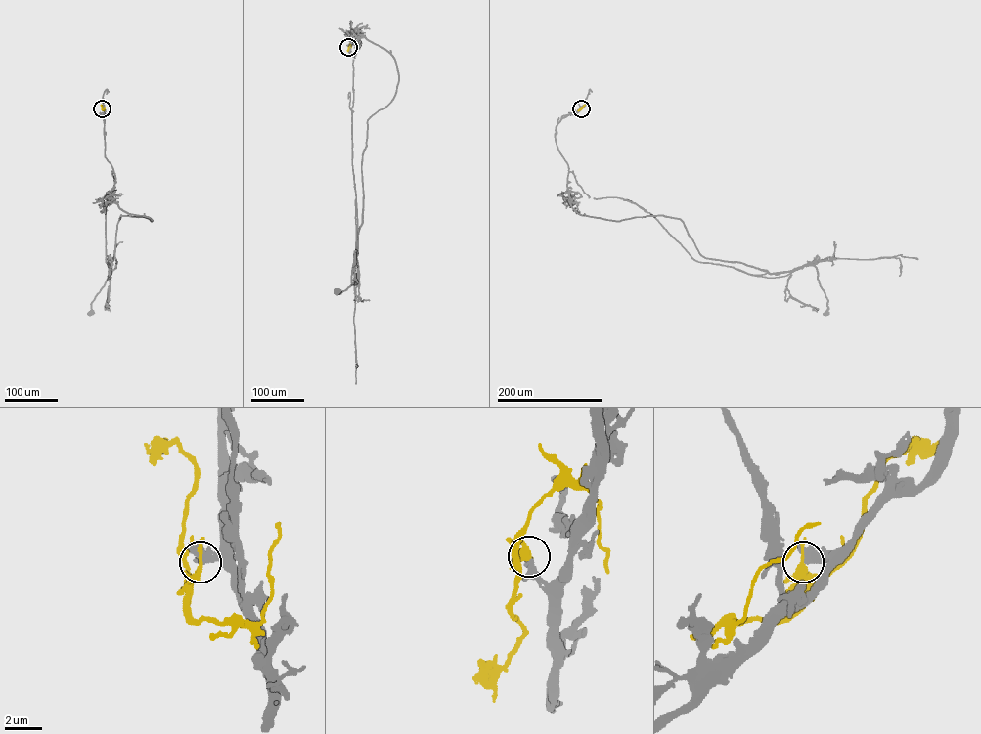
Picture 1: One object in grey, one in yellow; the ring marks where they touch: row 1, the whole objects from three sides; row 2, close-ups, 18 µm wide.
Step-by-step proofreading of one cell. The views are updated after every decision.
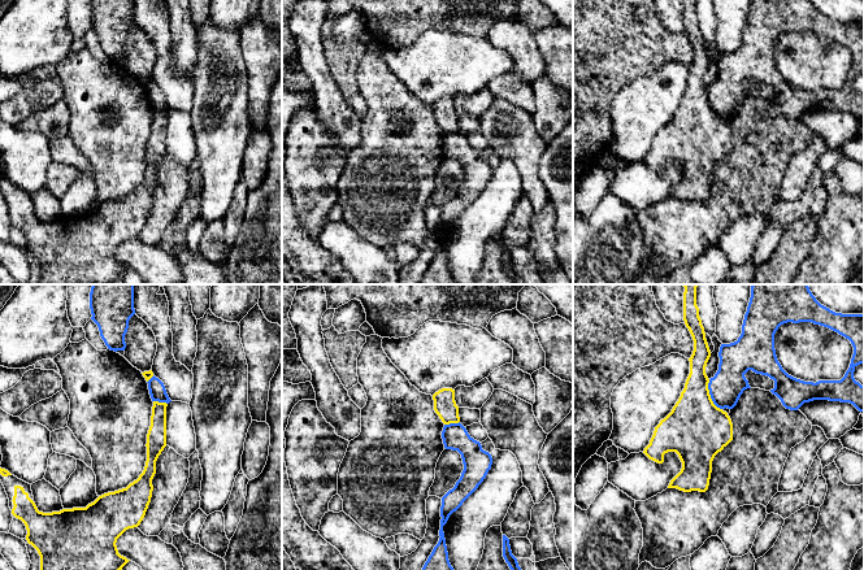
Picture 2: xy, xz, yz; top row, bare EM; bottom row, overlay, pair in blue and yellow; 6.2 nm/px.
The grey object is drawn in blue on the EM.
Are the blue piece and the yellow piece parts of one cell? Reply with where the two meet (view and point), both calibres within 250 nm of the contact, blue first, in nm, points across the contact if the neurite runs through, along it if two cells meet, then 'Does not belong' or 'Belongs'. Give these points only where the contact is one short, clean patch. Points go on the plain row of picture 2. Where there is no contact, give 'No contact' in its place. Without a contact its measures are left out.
Touches blue at yz (710, 103). Thickness 200 nm (blue) against 380 nm. Boundary: yz (708, 88), (710, 107), (721, 118). Does not belong

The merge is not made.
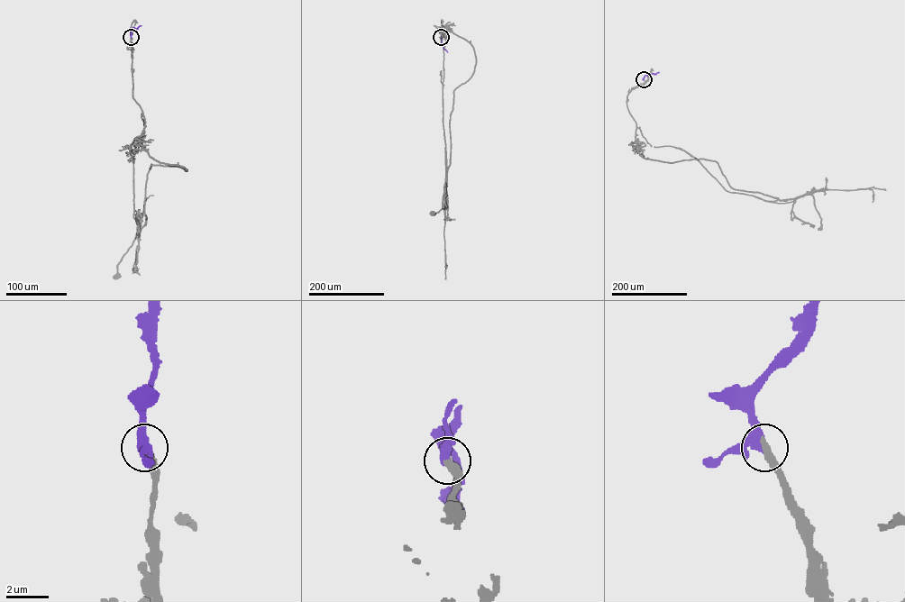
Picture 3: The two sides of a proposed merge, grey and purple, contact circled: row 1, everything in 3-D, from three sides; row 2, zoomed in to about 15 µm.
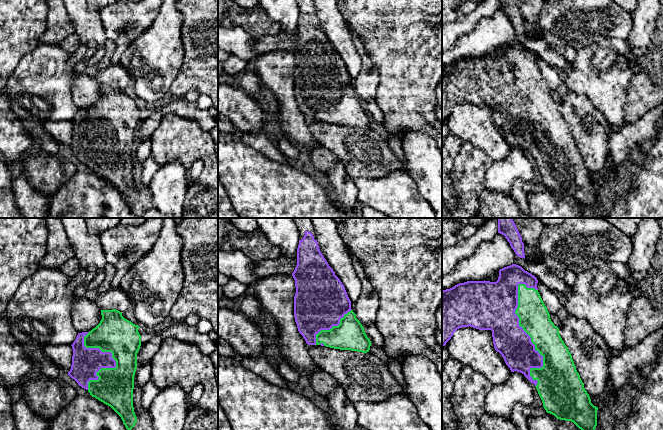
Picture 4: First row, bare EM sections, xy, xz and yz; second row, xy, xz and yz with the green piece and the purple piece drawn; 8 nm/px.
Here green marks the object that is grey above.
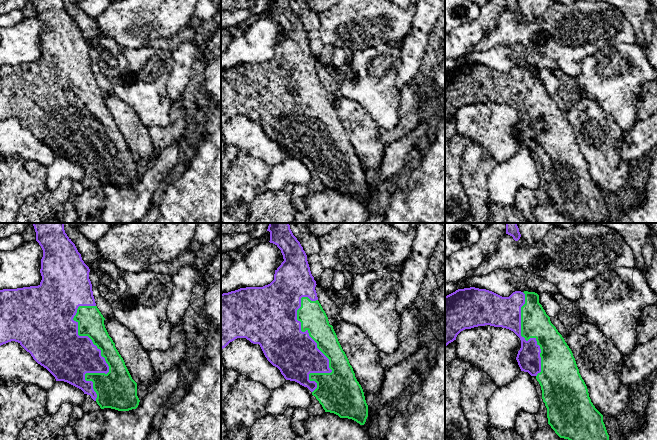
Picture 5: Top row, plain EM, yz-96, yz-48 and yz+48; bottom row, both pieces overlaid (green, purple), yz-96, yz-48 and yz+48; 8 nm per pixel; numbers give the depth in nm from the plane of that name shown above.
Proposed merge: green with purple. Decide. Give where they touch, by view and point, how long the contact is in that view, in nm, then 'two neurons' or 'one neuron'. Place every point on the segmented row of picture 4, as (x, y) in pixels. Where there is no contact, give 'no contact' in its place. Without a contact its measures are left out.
contact yz (531, 340); length 850 nm; one neuron

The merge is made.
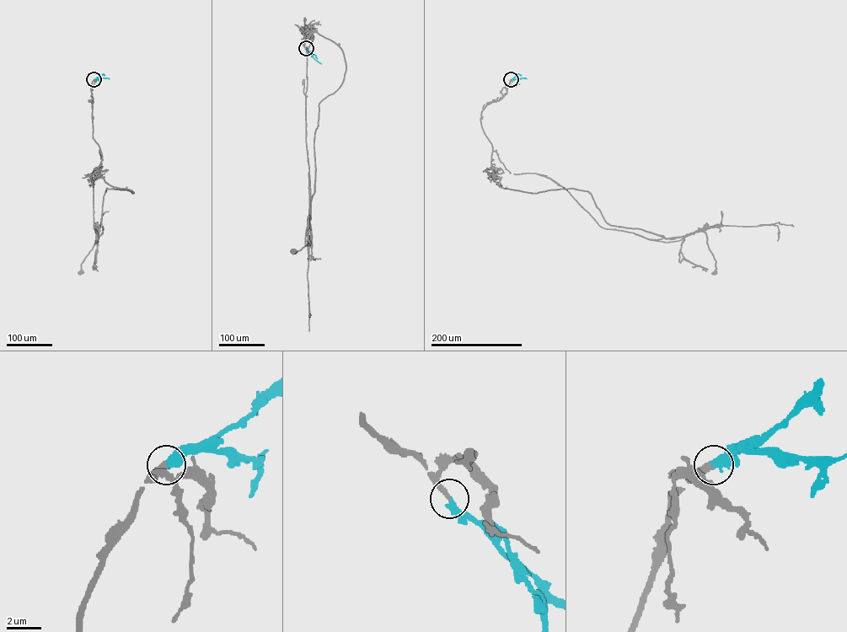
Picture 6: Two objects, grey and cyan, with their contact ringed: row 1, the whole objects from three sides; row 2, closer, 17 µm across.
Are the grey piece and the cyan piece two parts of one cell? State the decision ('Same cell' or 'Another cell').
Same cell

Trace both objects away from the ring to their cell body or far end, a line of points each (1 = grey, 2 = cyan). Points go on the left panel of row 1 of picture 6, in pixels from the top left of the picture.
1: (93, 79), (99, 174), (133, 193), (106, 189), (102, 233), (98, 238), (98, 231), (80, 273)
2: (93, 79), (109, 78)

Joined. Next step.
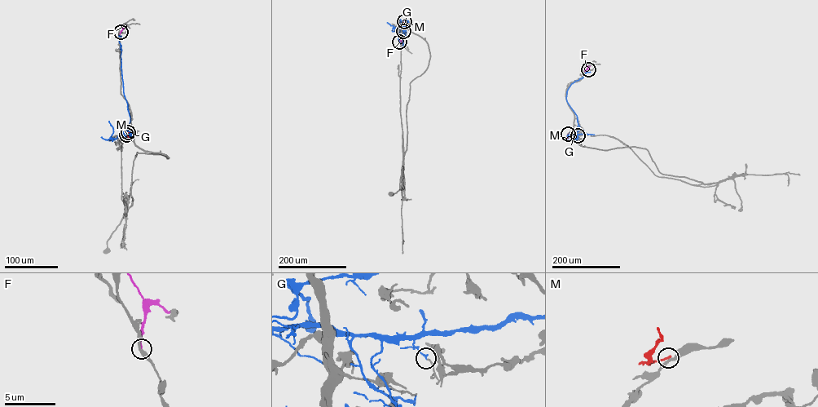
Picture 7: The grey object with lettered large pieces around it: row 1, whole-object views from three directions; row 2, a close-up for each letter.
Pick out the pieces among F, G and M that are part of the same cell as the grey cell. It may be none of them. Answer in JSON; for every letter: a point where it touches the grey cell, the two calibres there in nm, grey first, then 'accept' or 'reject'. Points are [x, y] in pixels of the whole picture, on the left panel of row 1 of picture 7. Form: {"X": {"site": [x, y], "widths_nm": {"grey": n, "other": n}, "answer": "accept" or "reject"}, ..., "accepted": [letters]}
{"F": {"site": [120, 32], "widths_nm": {"grey": 280, "other": 220}, "answer": "reject"}, "G": {"site": [126, 134], "widths_nm": {"grey": 110, "other": 130}, "answer": "reject"}, "M": {"site": [128, 132], "widths_nm": {"grey": 260, "other": 220}, "answer": "reject"}, "accepted": []}

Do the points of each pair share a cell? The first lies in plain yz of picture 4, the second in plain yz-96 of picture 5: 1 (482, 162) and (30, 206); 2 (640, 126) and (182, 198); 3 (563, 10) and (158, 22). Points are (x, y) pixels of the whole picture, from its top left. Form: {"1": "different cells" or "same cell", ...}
{"1": "different cells", "2": "different cells", "3": "same cell"}

